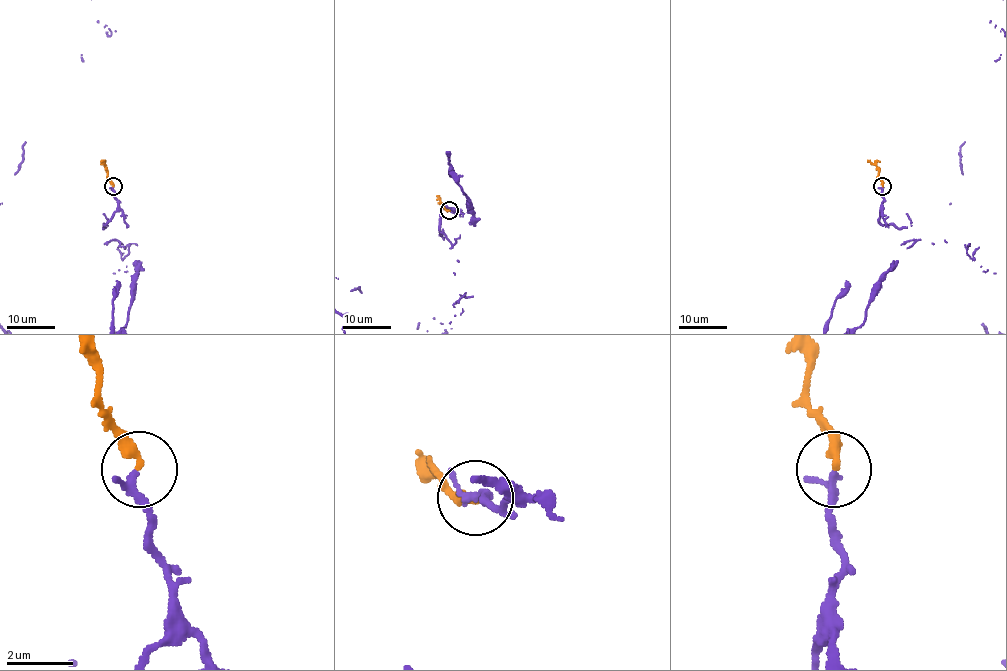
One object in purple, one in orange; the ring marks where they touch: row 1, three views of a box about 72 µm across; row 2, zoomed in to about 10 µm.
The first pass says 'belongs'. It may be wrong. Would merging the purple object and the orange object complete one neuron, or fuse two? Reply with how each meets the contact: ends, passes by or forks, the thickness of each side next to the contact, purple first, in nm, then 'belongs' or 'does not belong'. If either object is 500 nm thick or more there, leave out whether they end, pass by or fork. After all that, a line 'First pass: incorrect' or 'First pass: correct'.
purple passes by | orange ends | 180/320 nm | belongs
First pass: correct

